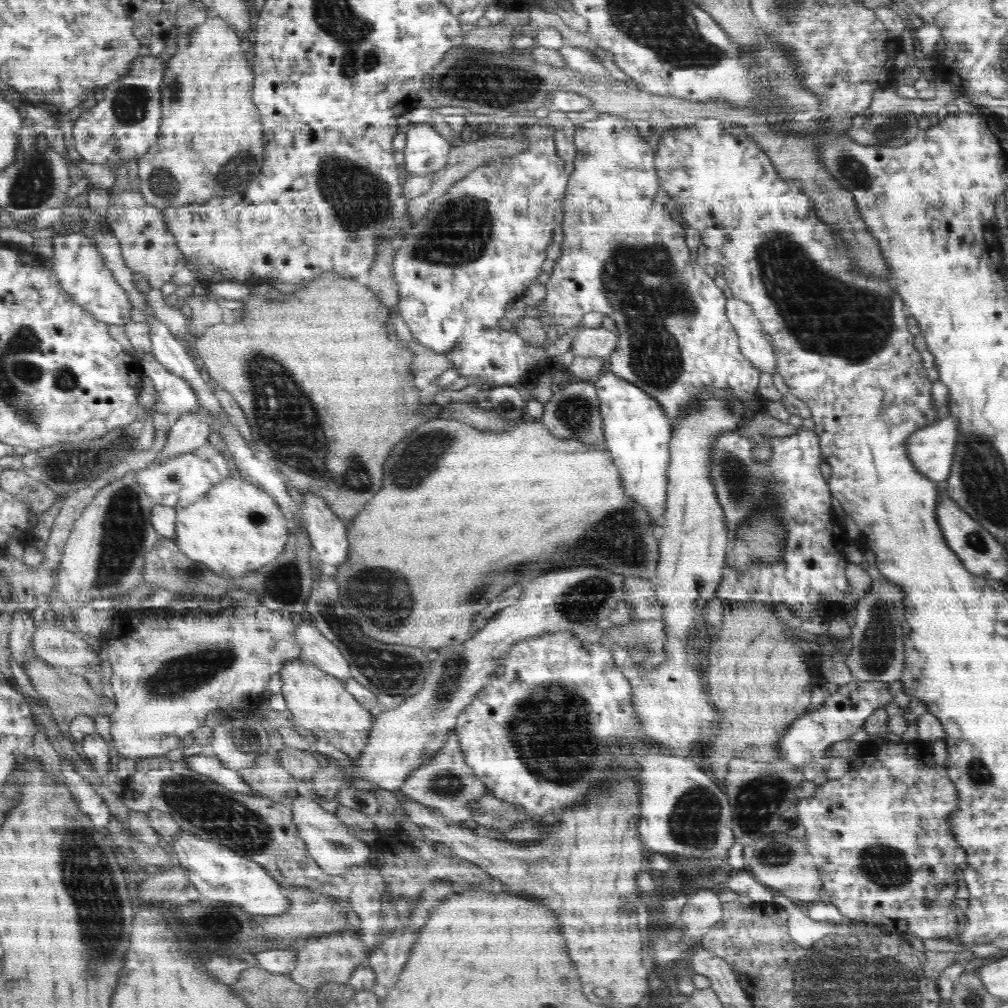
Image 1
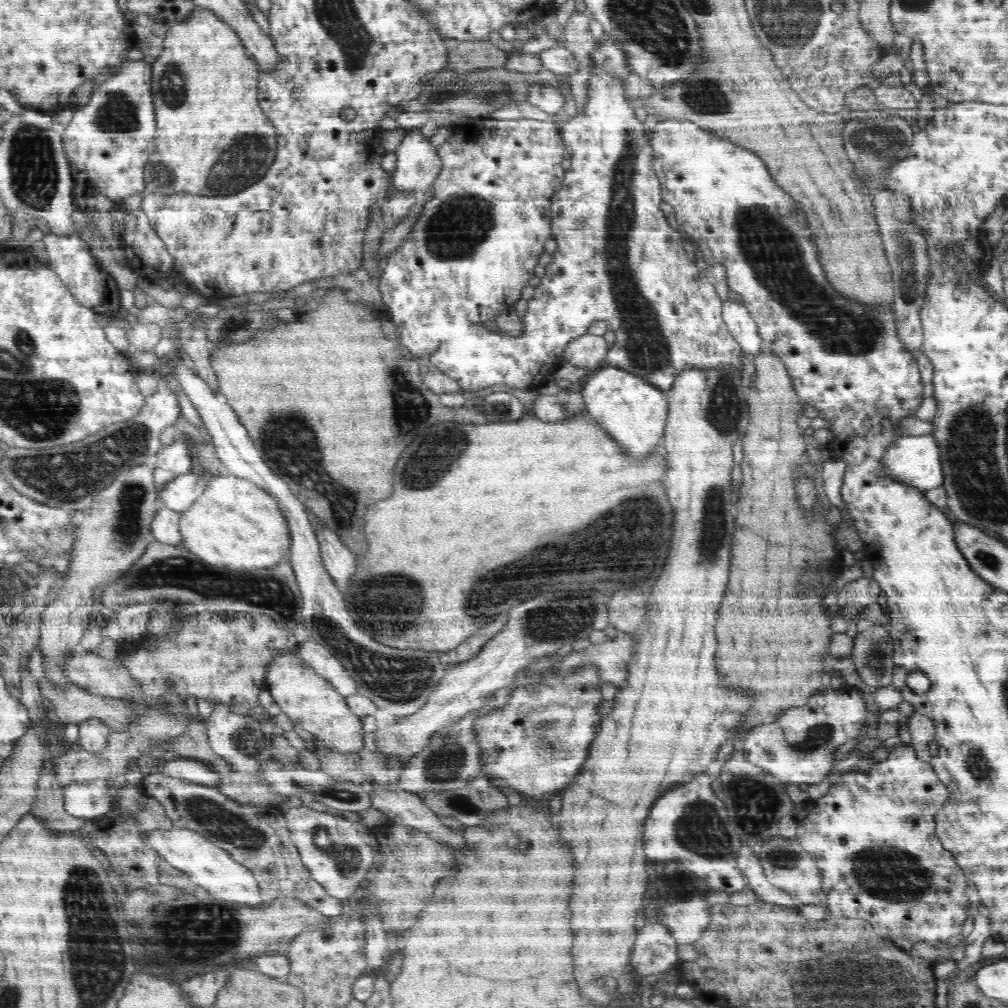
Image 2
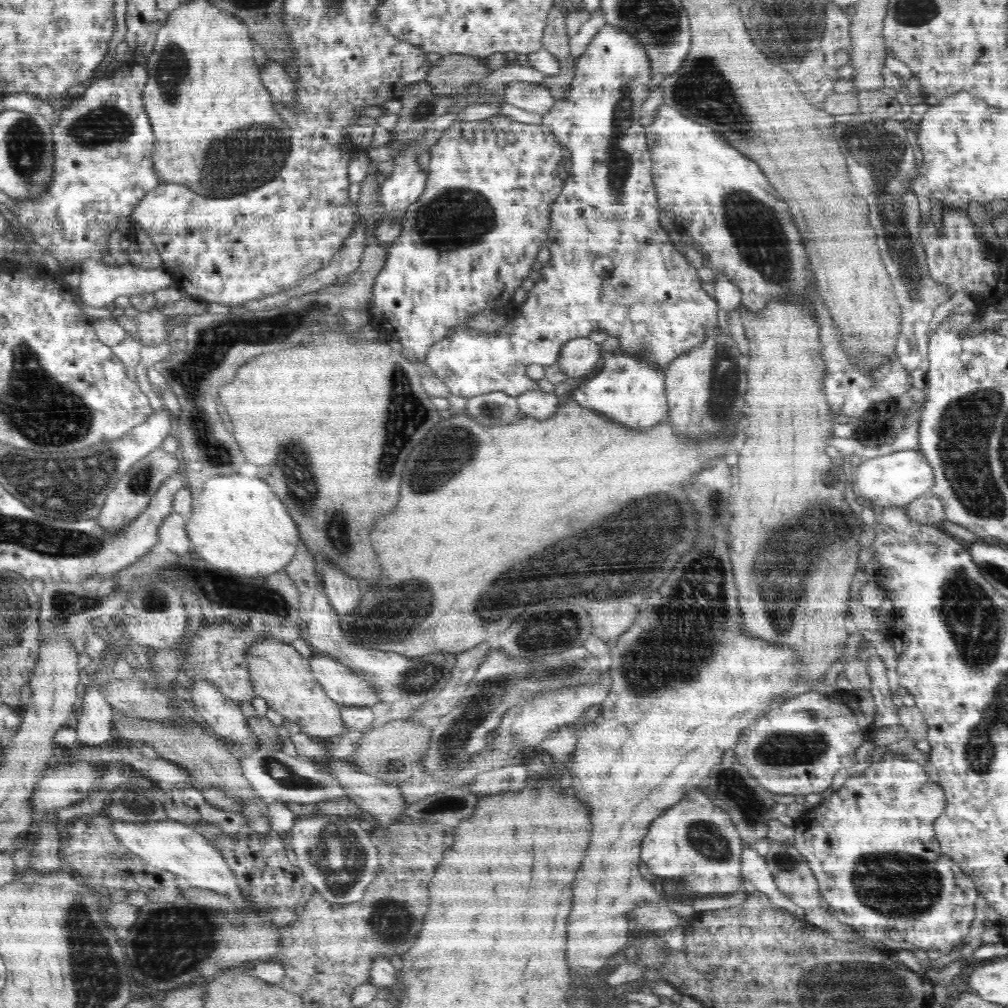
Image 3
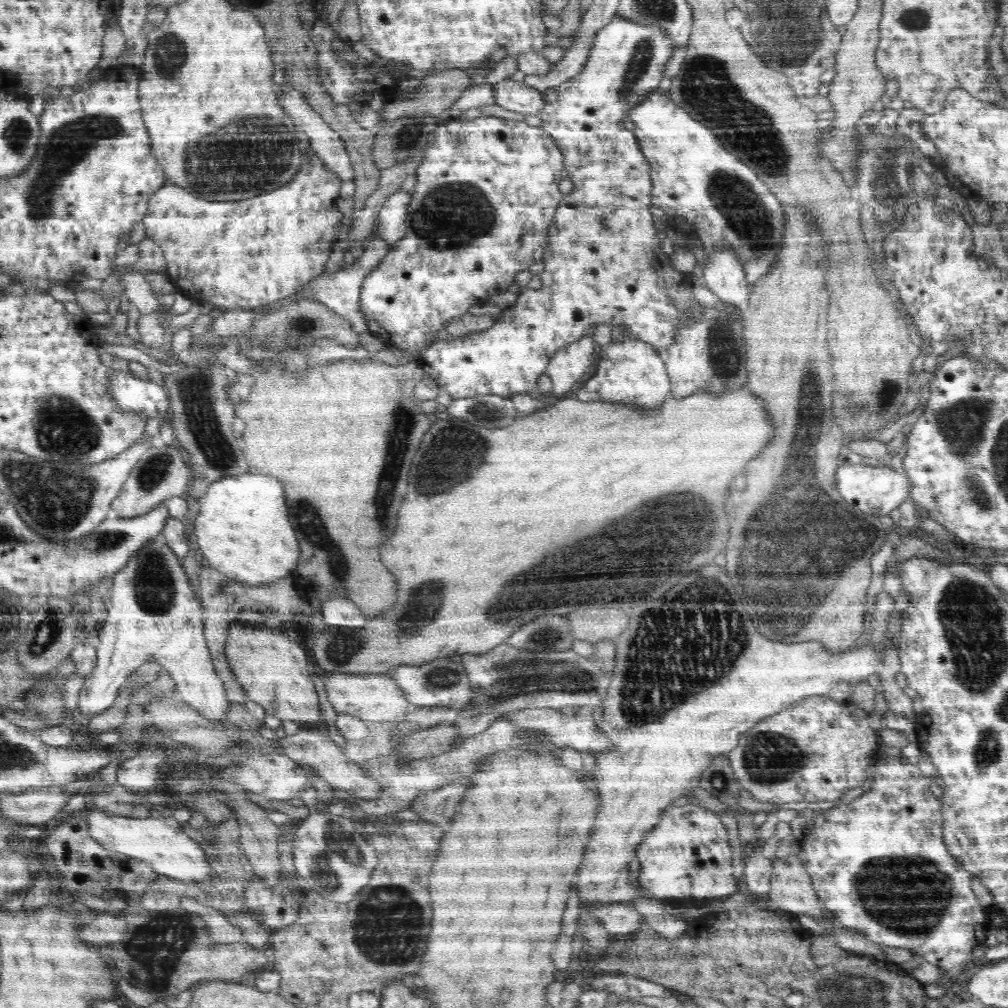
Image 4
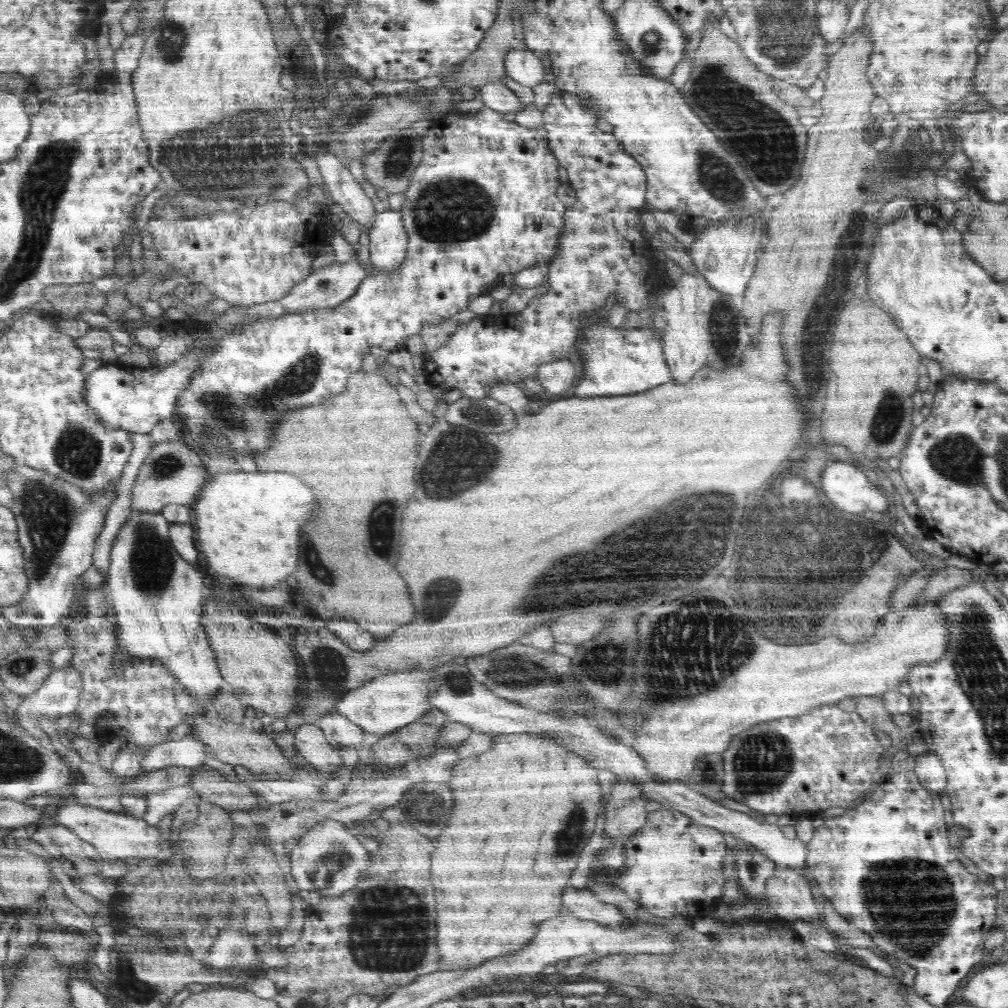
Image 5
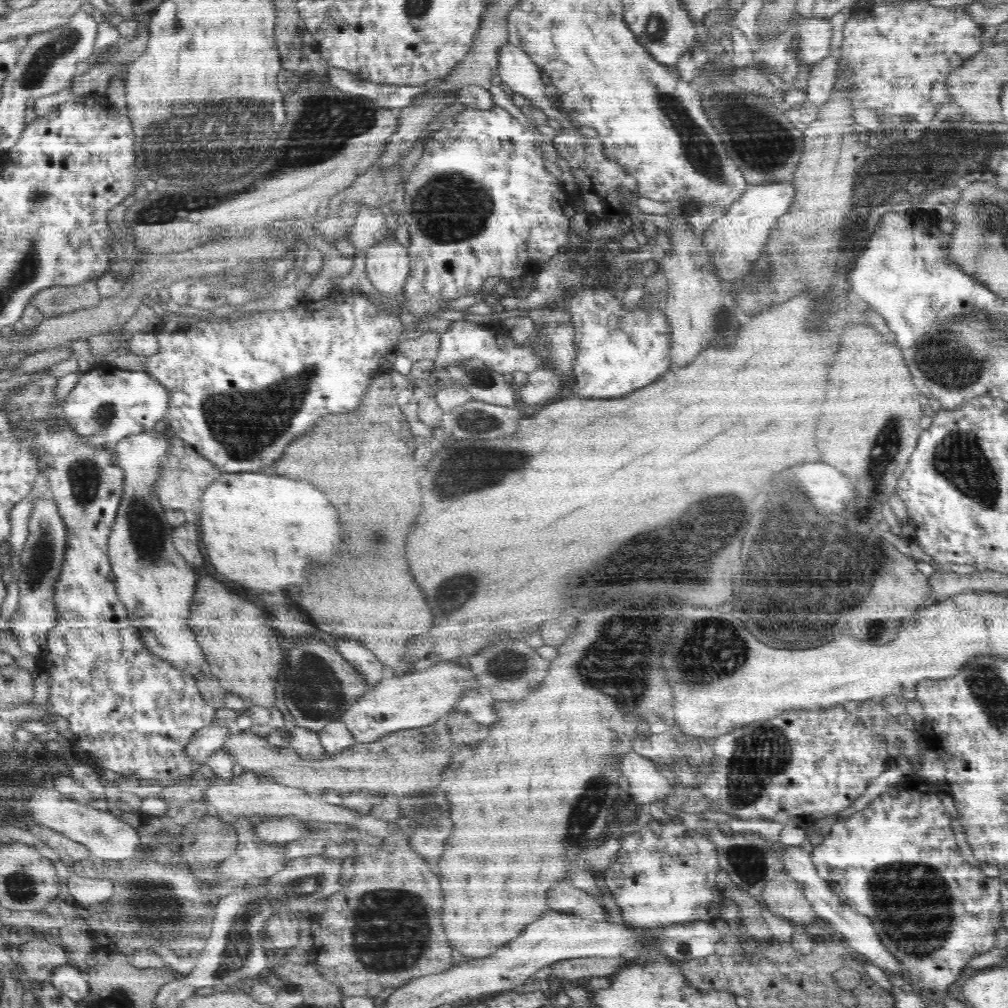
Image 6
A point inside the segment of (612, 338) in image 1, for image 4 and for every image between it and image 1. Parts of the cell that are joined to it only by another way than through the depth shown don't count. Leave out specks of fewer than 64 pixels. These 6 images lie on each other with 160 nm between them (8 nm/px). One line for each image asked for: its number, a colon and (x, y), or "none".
2: (589, 351)
3: (580, 356)
4: (568, 365)

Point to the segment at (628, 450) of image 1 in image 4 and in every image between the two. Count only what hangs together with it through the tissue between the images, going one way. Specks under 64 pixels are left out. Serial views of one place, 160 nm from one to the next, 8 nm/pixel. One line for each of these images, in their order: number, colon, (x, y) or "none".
2: (634, 412)
3: (628, 390)
4: (632, 371)

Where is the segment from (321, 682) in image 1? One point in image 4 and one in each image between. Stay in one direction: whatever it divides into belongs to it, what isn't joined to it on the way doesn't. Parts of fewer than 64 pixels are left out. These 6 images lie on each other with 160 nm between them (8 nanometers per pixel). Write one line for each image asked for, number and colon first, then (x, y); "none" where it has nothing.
2: (309, 700)
3: (279, 674)
4: (271, 668)

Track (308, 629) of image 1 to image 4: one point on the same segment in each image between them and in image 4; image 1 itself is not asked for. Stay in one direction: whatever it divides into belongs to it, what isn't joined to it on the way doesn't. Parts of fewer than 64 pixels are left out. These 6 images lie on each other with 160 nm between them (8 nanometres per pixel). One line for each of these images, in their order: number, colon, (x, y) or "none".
2: (326, 665)
3: (343, 686)
4: (377, 697)

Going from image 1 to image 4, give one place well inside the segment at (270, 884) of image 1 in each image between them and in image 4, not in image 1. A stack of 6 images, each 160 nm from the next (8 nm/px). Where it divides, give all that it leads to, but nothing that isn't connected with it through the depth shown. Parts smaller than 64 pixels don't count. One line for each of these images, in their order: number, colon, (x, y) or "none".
2: (214, 869)
3: (171, 845)
4: (160, 841)

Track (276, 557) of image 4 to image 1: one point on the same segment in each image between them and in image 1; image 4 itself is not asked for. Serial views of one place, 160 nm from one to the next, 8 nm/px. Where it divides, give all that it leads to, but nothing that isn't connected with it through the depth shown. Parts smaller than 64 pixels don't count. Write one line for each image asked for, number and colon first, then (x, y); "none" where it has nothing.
1: (236, 527)
2: (234, 523)
3: (238, 524)

